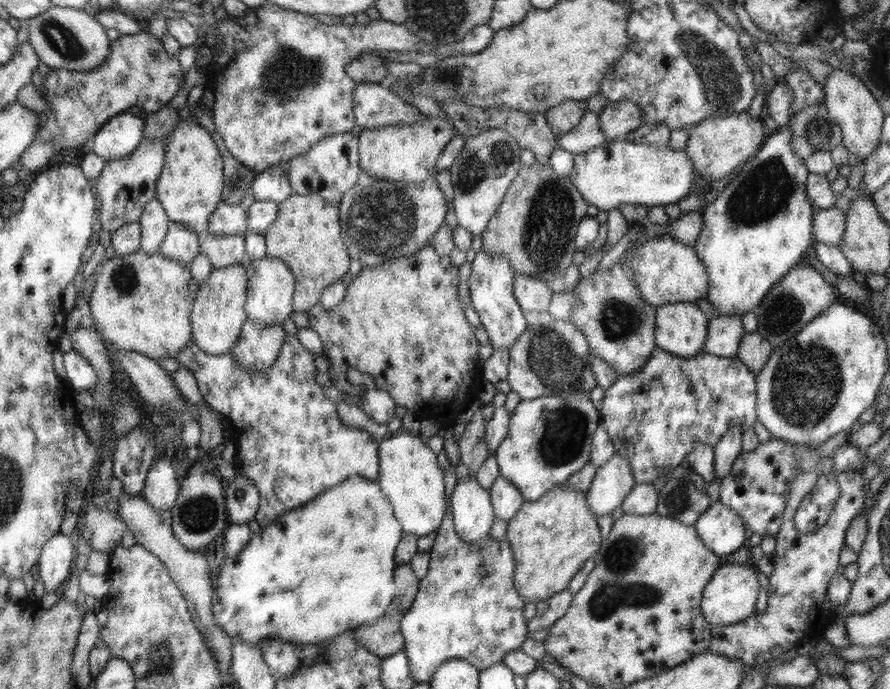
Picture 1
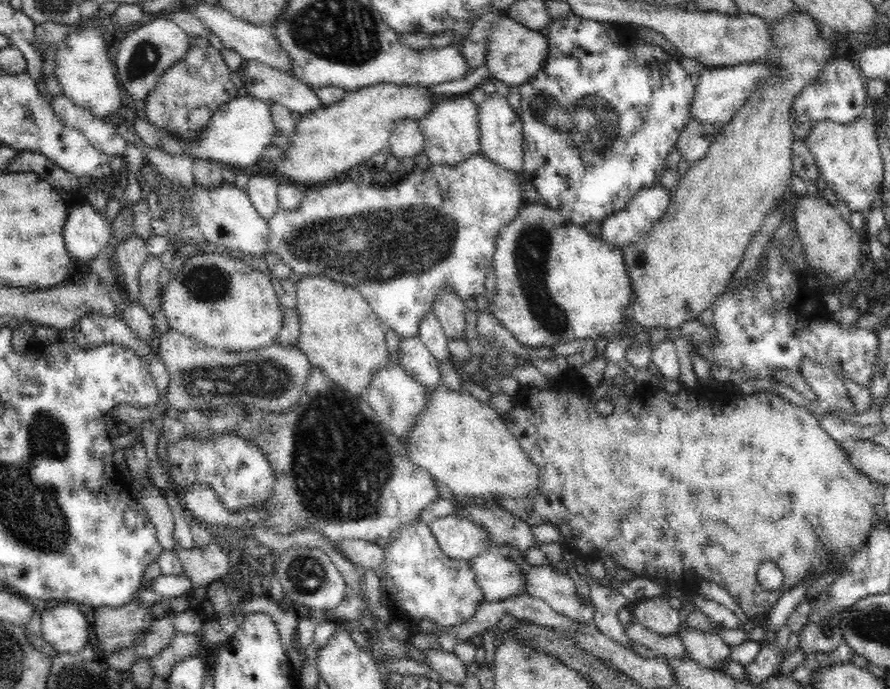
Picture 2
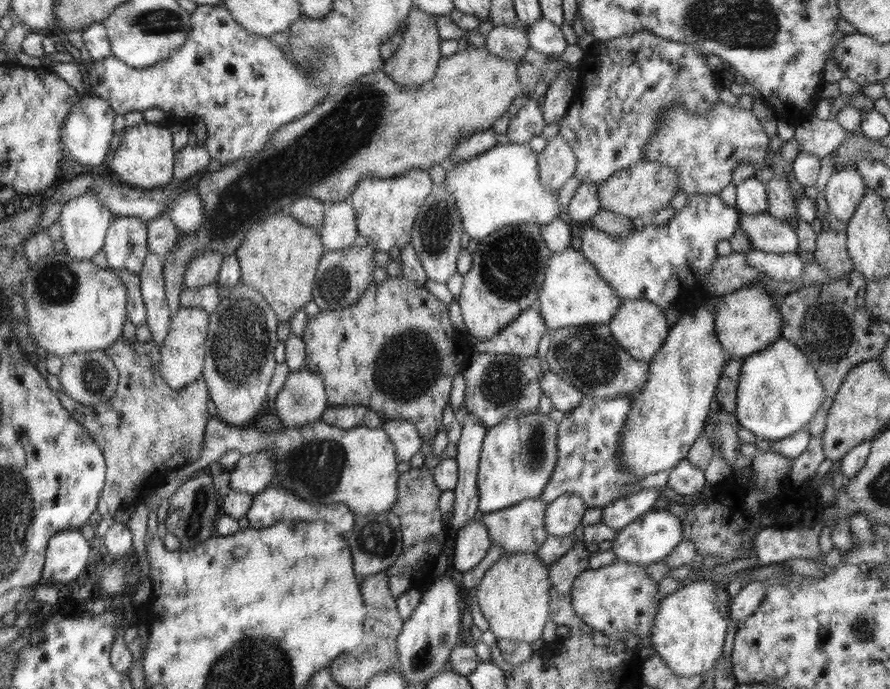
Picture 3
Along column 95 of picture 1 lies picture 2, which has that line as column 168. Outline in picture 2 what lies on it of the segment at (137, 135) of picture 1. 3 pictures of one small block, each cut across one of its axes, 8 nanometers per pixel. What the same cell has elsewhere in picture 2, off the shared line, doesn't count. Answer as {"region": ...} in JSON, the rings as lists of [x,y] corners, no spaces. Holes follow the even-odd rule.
{"region":[[[250,95],[238,96],[222,104],[202,132],[202,138],[198,142],[186,143],[163,131],[165,137],[161,140],[161,147],[158,148],[168,154],[216,161],[225,166],[226,164],[250,166],[250,164],[256,164],[264,156],[266,148],[274,146],[274,138],[279,134],[272,119],[270,104]]]}

